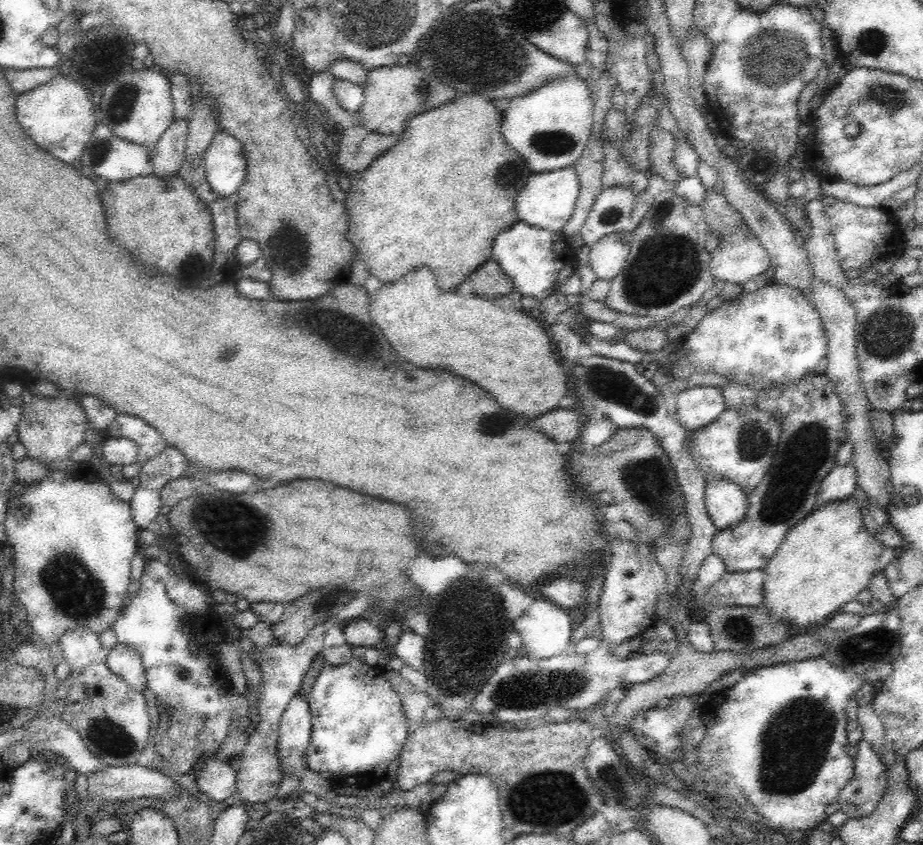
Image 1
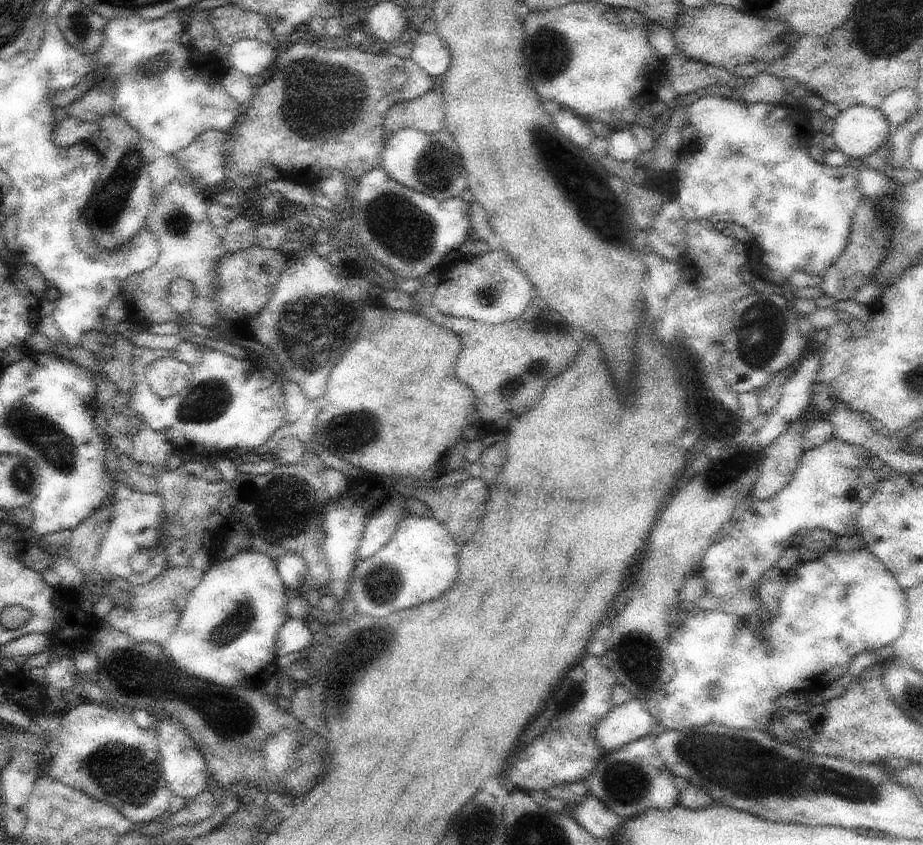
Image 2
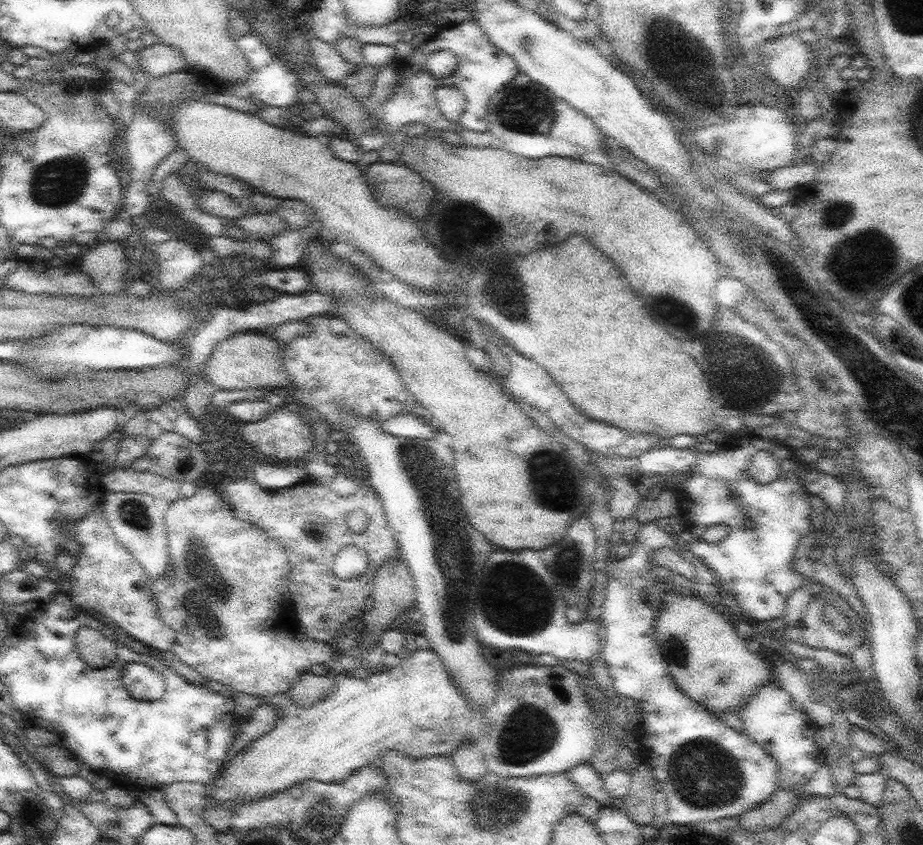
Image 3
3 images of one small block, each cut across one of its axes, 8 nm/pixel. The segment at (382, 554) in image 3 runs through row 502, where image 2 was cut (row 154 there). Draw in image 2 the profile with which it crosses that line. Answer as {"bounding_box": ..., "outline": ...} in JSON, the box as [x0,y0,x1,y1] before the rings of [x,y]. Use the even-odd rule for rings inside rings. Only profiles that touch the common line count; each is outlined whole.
{"bounding_box":[232,40,441,190],"outline":[[[316,40],[314,41],[314,46],[310,46],[310,44],[294,44],[290,50],[278,52],[278,58],[274,60],[274,66],[276,66],[276,68],[273,67],[270,74],[267,74],[267,76],[272,76],[272,78],[270,78],[264,86],[256,90],[256,96],[254,96],[254,100],[251,100],[249,104],[250,110],[247,110],[243,115],[244,120],[242,120],[240,128],[238,128],[238,132],[240,132],[238,136],[240,136],[240,138],[234,142],[232,160],[234,160],[234,164],[236,164],[238,170],[245,176],[258,176],[262,168],[274,166],[280,173],[280,179],[282,181],[289,180],[292,183],[307,186],[311,190],[316,186],[318,187],[318,176],[322,174],[324,168],[338,168],[342,172],[348,170],[348,173],[352,176],[352,180],[354,181],[360,181],[368,172],[376,168],[381,168],[382,152],[384,152],[384,144],[386,144],[386,140],[388,139],[384,127],[384,116],[388,114],[388,110],[390,110],[396,102],[413,100],[418,96],[423,96],[429,91],[434,91],[436,88],[441,87],[441,81],[434,79],[430,74],[426,74],[412,58],[400,58],[400,56],[392,56],[392,54],[386,53],[385,51],[380,52],[380,50],[378,50],[378,52],[372,52],[372,50],[370,50],[370,52],[362,52],[362,50],[356,50],[356,48],[350,48],[350,50],[348,50],[348,48],[328,50],[327,48],[318,47]],[[404,67],[406,72],[410,74],[408,85],[402,91],[396,90],[388,78],[390,78],[390,74],[394,72],[394,68]]]}

